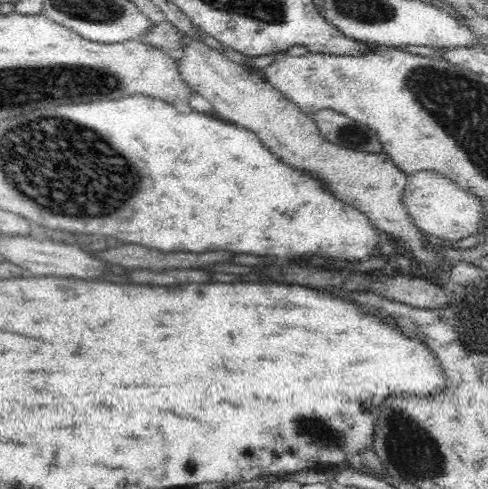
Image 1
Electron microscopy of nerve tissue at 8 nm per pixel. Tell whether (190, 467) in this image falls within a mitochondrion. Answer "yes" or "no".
no

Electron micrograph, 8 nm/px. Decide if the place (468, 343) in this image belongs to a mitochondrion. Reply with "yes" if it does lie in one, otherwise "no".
no

